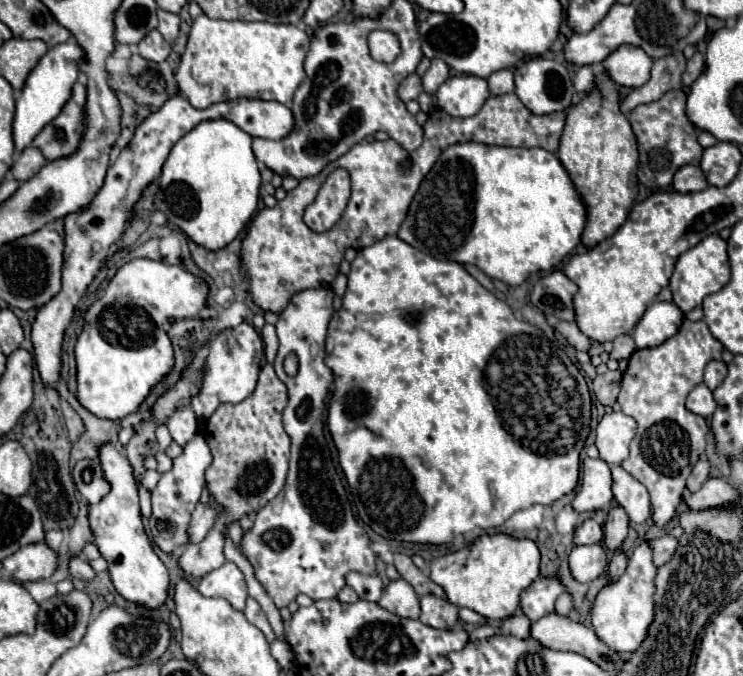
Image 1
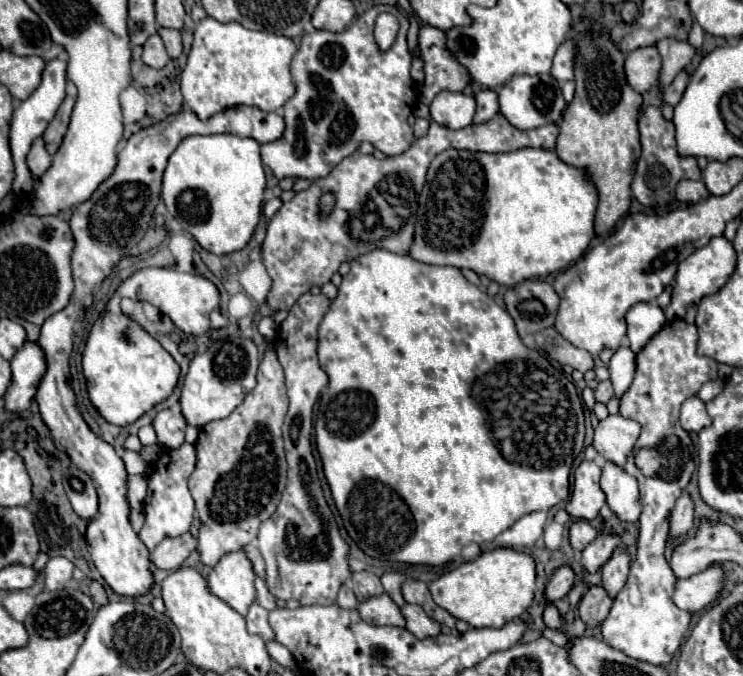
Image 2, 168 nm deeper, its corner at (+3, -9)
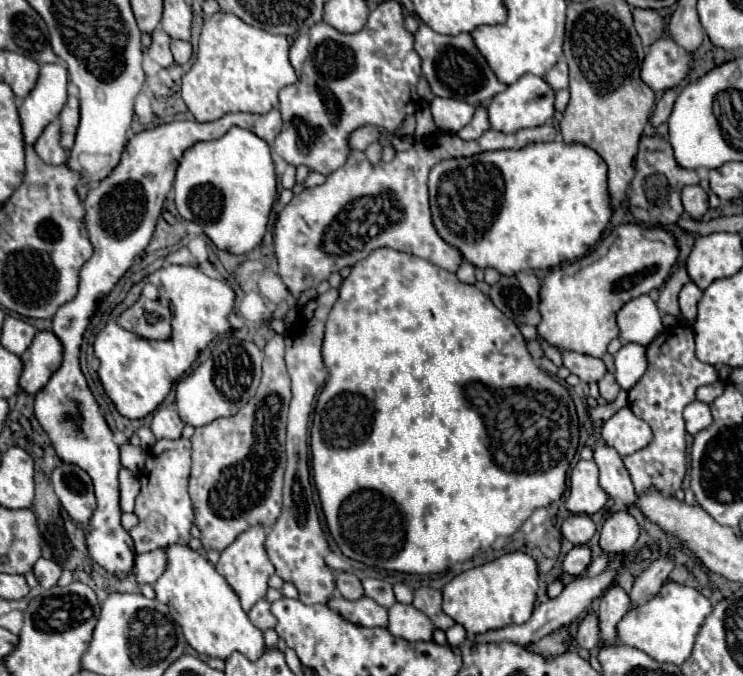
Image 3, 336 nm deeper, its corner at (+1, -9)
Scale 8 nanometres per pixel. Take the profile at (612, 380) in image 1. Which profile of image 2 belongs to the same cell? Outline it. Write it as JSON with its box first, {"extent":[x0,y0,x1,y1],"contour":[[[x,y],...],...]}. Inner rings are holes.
{"extent":[595,381,615,403],"contour":[[[601,381],[601,383],[597,385],[597,389],[595,389],[595,399],[597,399],[599,403],[607,403],[607,401],[613,399],[613,397],[615,397],[615,393],[613,393],[611,381]]]}

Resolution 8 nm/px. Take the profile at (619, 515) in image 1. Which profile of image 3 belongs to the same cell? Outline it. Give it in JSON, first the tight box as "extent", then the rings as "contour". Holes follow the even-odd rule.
{"extent":[599,585,629,645],"contour":[[[613,585],[603,593],[599,603],[599,637],[603,643],[611,645],[617,639],[617,623],[623,619],[629,607],[629,595],[621,587]]]}

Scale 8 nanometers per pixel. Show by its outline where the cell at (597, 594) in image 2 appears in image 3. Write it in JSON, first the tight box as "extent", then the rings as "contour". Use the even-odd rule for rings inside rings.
{"extent":[577,613,599,649],"contour":[[[587,613],[583,621],[579,623],[577,631],[577,645],[583,649],[593,649],[599,647],[599,619],[595,613]]]}

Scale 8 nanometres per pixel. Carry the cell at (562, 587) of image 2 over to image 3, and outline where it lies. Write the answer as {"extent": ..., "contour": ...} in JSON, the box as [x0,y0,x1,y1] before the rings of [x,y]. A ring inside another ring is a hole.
{"extent":[563,545,591,575],"contour":[[[579,545],[579,547],[573,547],[565,559],[563,559],[563,573],[565,575],[583,575],[583,571],[587,569],[591,561],[591,549],[587,545]]]}

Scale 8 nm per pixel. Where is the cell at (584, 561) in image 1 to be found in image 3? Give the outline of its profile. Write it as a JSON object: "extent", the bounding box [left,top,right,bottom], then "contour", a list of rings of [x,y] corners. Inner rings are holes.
{"extent":[599,511,639,553],"contour":[[[629,511],[613,513],[601,527],[599,545],[605,553],[623,553],[633,549],[639,539],[639,525]]]}

